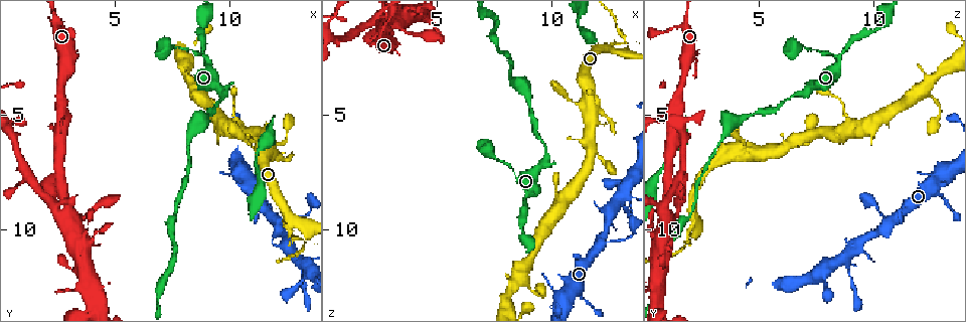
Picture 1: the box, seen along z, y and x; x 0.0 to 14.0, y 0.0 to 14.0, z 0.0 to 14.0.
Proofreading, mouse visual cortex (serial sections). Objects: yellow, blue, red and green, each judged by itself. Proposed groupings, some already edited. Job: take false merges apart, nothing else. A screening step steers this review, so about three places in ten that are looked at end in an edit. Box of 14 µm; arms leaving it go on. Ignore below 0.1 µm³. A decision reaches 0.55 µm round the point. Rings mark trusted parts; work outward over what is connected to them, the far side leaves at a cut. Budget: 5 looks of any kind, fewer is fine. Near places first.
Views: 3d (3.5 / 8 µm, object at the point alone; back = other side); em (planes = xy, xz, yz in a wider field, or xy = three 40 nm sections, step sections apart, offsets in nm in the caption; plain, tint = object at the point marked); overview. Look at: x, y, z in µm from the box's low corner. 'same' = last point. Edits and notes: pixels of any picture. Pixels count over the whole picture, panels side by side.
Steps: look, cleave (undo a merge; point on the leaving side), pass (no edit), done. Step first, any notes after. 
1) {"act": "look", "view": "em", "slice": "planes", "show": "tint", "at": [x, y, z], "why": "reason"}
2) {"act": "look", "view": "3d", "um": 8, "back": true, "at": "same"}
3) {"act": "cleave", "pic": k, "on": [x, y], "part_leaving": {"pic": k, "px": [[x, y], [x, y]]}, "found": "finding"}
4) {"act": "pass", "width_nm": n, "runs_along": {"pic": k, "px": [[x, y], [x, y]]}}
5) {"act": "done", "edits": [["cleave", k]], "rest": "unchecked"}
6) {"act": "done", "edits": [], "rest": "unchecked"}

{"act": "look", "view": "3d", "um": 3.5, "at": [12.0, 9.7, 10.7], "why": "side arm on a straight run"}

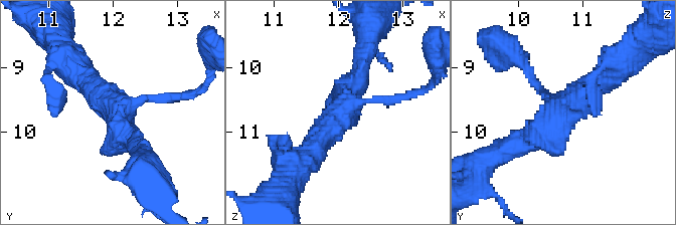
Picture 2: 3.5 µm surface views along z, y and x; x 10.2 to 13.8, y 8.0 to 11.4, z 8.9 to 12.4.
{"act": "look", "view": "em", "slice": "xy", "step": 5, "show": "tint", "at": [12.10, 9.70, 10.75], "arms": 3, "arm_widths_nm": [150, 350, 400]}

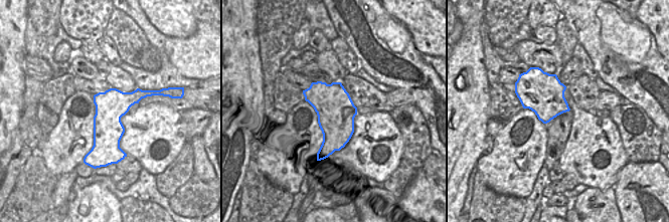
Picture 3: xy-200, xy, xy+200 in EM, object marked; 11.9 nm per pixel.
{"act": "pass", "runs_along": {"pic": 2, "px": [[610, 73], [547, 132], [516, 148]]}, "found": "continuous, no second cell"}

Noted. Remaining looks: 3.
{"act": "look", "view": "3d", "um": 8, "at": [8.9, 2.6, 8.4], "why": "two arms in line, one across"}

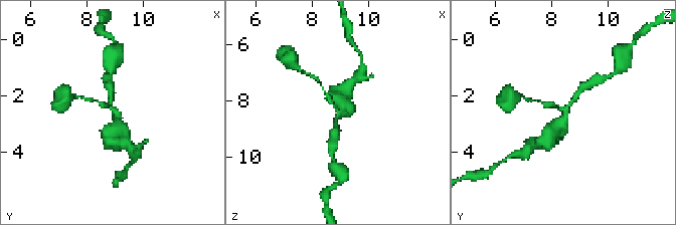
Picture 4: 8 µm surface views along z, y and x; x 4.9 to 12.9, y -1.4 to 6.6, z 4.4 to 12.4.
{"act": "look", "view": "3d", "um": 3.5, "at": [8.9, 2.6, 8.5]}

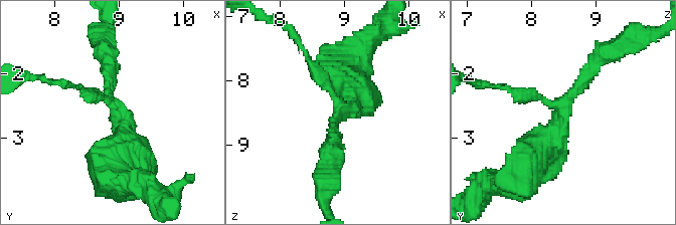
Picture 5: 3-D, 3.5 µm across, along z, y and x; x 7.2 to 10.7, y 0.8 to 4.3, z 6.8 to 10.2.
{"act": "pass", "arm_widths_nm": [200, 200, 500], "found": "one cell here"}

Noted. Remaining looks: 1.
{"act": "done", "edits": [], "rest": "unchecked"}

